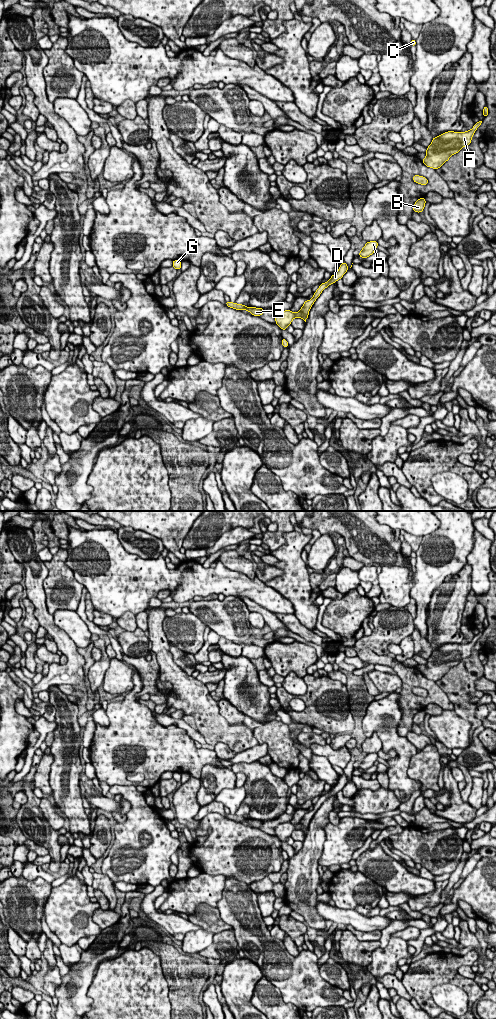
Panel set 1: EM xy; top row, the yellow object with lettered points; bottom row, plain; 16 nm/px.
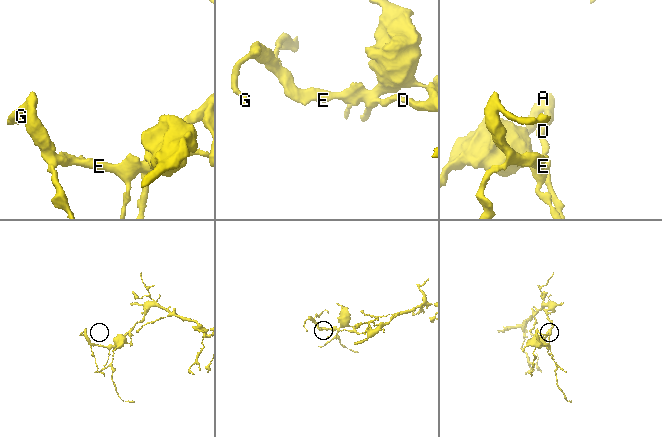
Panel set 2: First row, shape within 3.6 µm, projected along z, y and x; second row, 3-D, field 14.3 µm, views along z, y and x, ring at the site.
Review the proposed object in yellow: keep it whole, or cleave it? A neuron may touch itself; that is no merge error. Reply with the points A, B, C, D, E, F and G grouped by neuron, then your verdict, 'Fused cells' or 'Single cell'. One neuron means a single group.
Groups: A B C D F / E G. Fused cells

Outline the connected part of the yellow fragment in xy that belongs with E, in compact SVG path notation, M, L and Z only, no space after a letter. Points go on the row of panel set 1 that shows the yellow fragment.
M231 301L225 302L225 303L226 303L226 306L233 308L233 309L236 309L236 310L239 310L239 311L247 310L248 312L250 312L254 316L262 315L264 310L265 310L262 308L256 308L256 307L252 307L252 306L247 307L247 306L244 306L243 304L232 303Z

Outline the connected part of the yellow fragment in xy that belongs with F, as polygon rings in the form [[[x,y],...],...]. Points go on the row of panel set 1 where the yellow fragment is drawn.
[[[479,120],[471,130],[466,132],[448,131],[438,137],[434,137],[431,144],[427,147],[426,157],[422,162],[427,167],[435,170],[440,168],[452,155],[471,144],[472,136],[482,122],[483,120]]]

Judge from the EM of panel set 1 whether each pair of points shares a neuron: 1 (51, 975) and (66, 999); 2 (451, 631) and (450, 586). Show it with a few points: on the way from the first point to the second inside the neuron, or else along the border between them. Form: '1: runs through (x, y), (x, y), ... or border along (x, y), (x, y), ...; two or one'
1: border along (61, 976), (61, 983), (55, 991), (56, 1006); two
2: runs through (451, 620), (451, 597); one

